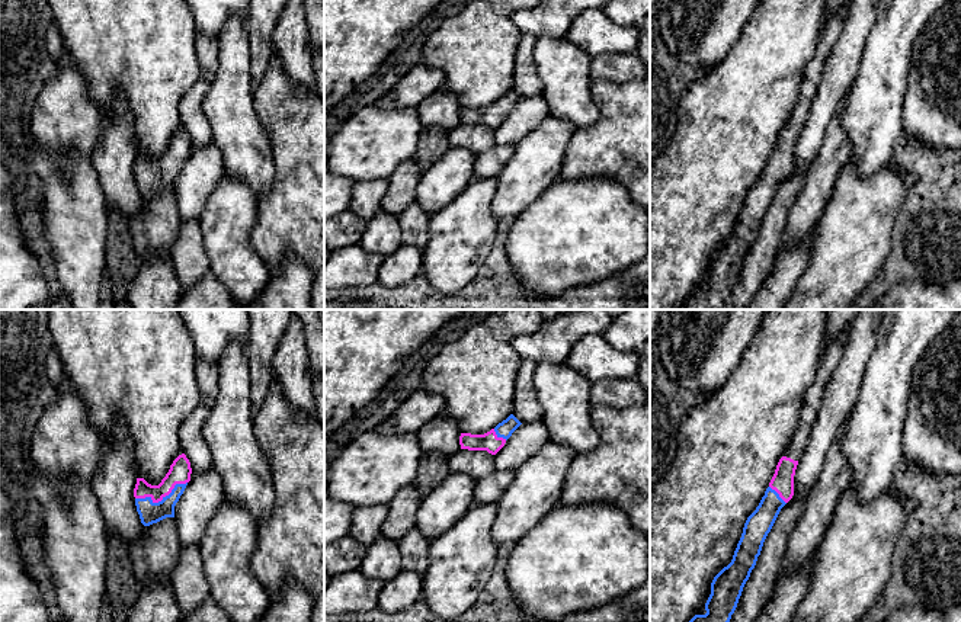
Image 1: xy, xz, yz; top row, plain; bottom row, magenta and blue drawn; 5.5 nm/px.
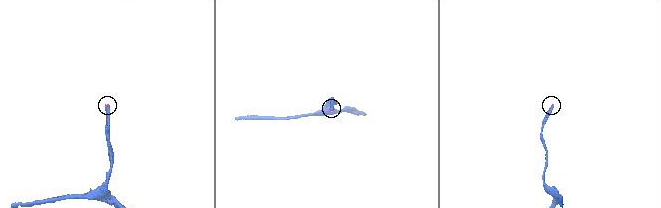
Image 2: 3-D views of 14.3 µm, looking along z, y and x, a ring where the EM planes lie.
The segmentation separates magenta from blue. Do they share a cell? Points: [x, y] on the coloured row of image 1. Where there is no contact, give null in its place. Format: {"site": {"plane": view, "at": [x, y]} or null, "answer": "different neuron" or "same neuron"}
{"site": {"plane": "xy", "at": [162, 499]}, "answer": "same neuron"}

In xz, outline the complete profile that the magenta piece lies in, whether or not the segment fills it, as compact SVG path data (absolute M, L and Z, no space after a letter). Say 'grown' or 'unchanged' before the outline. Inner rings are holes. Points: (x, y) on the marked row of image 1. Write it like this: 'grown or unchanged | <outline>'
grown | M510 414L506 420L484 435L461 433L461 449L487 451L488 453L496 455L520 424L522 423Z

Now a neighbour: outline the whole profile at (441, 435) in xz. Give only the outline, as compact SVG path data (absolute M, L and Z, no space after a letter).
M443 414L426 423L417 432L419 445L423 452L439 452L446 456L461 449L459 436L461 430L457 423Z

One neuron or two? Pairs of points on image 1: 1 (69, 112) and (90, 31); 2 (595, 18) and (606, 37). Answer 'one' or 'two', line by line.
1: two
2: one

